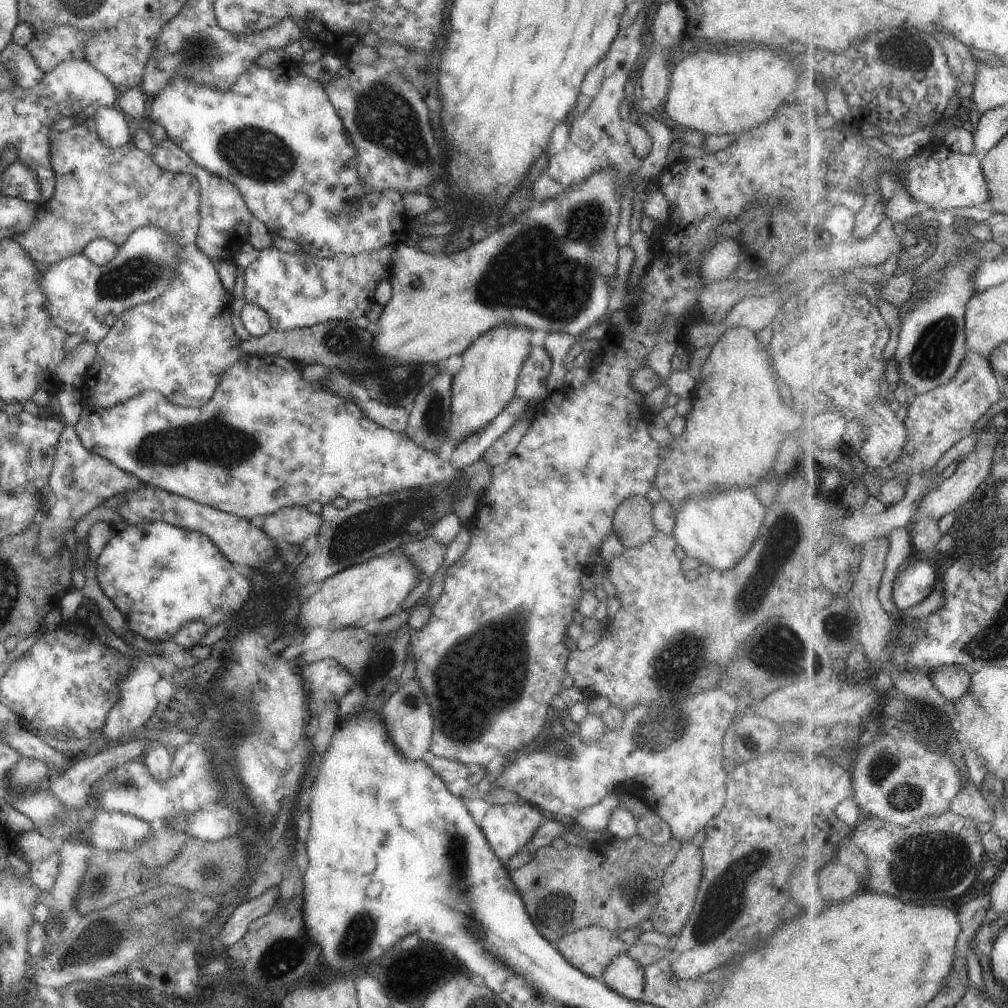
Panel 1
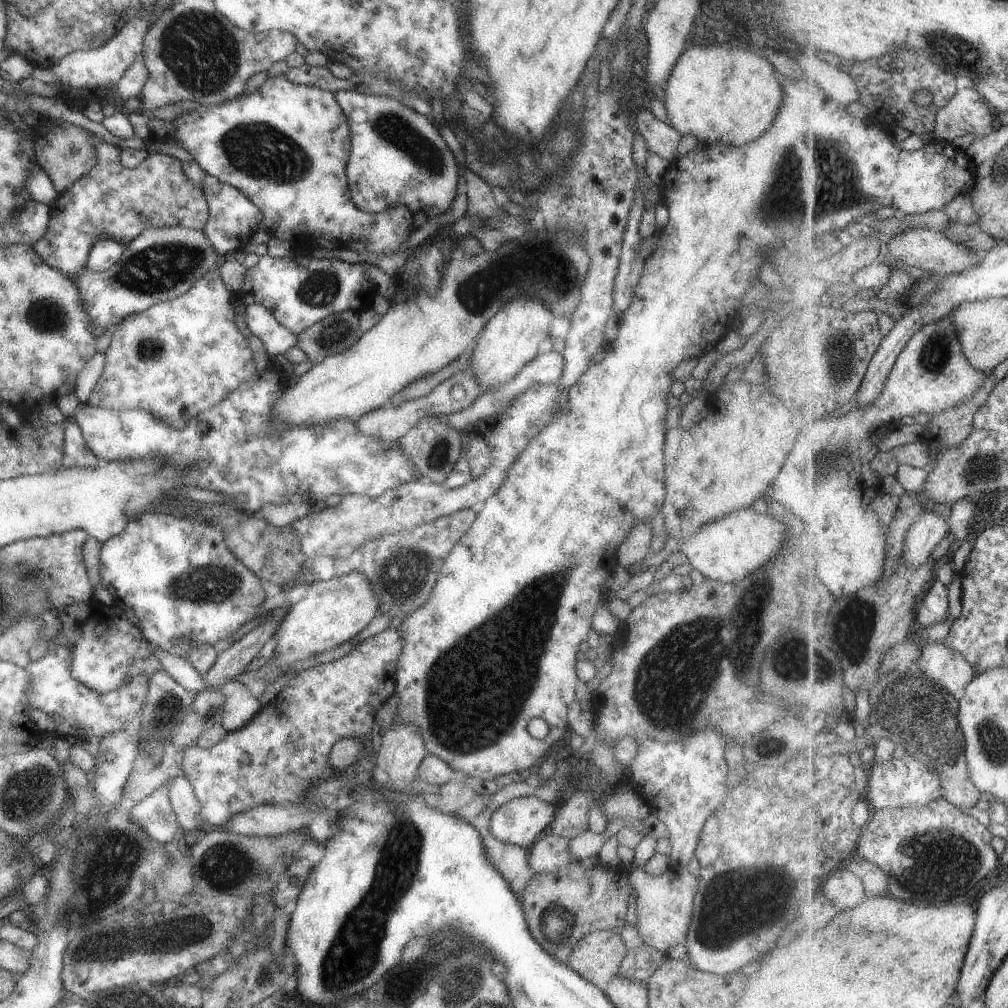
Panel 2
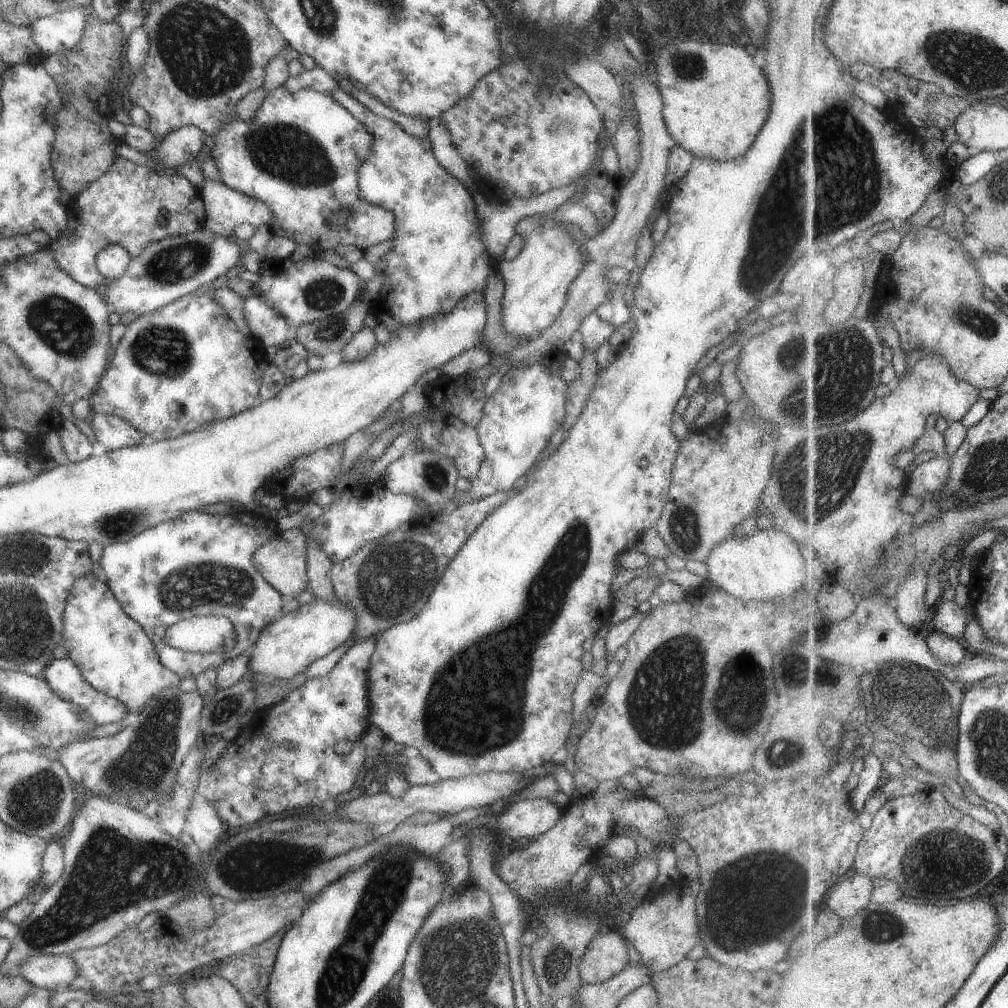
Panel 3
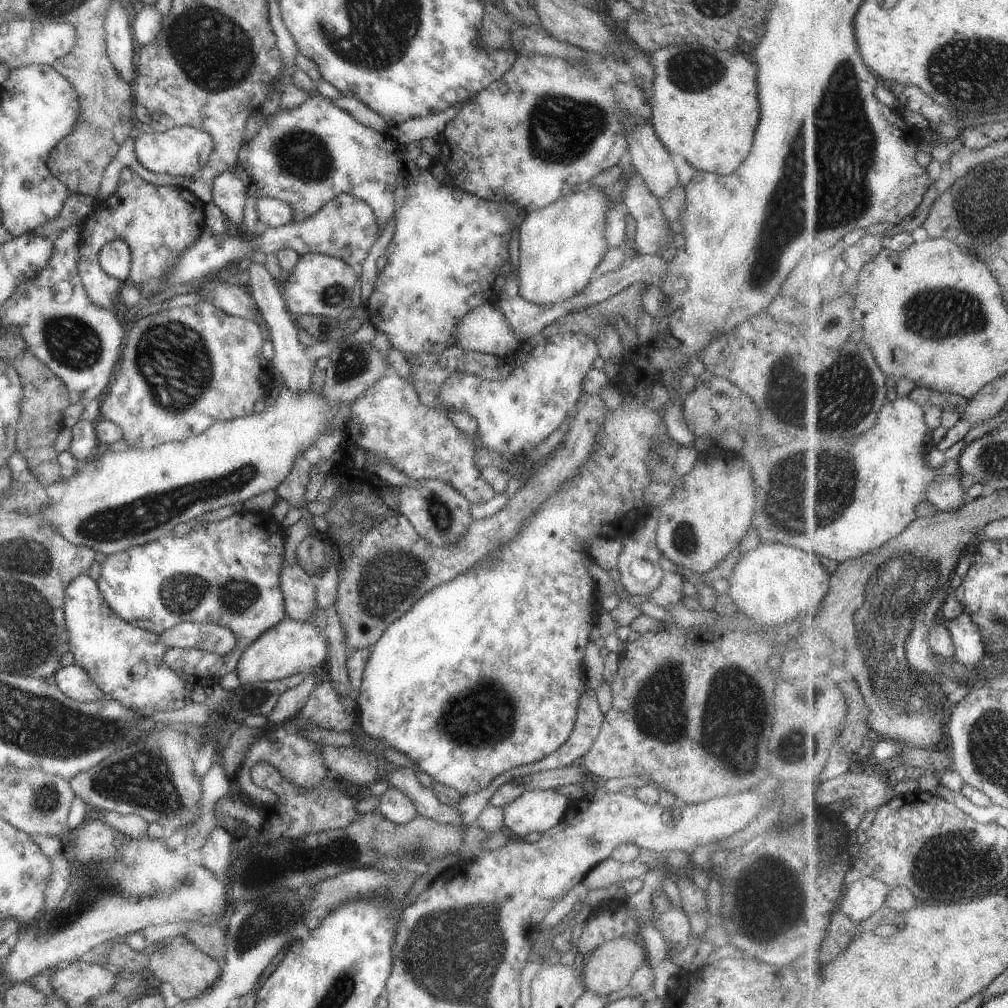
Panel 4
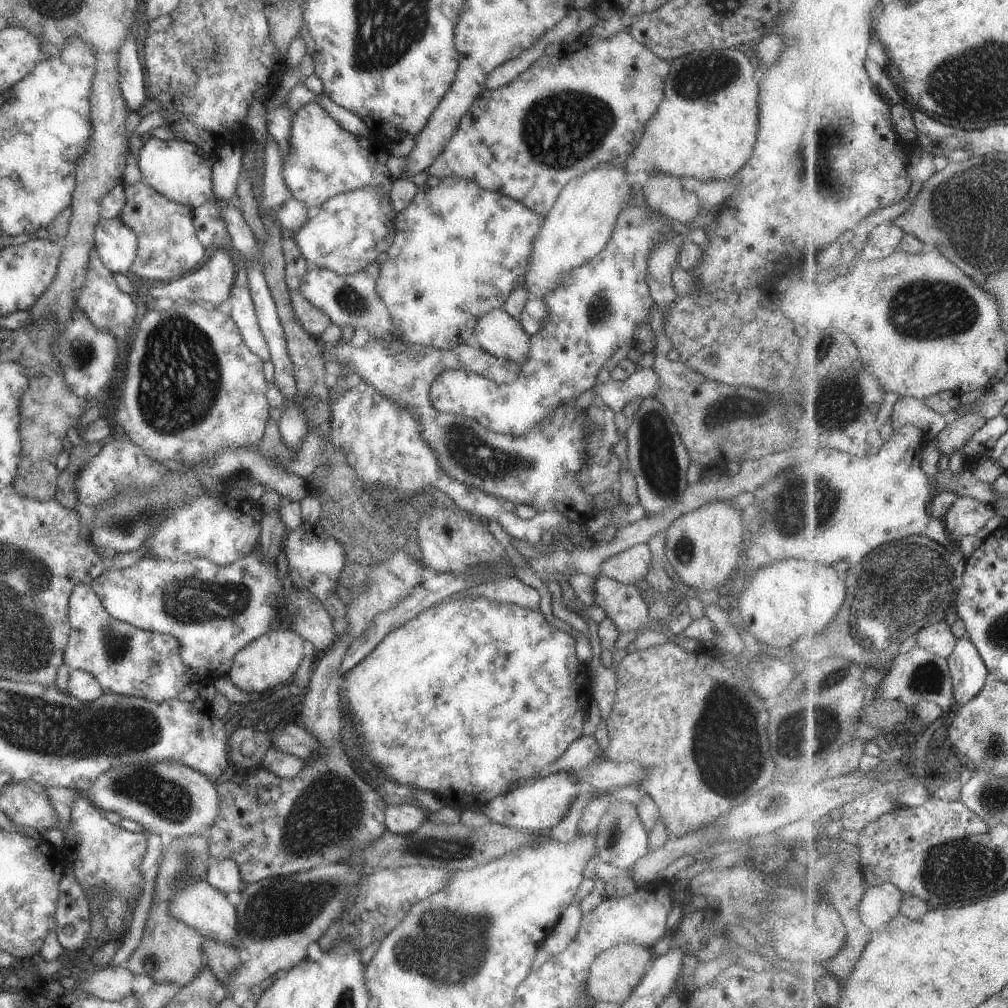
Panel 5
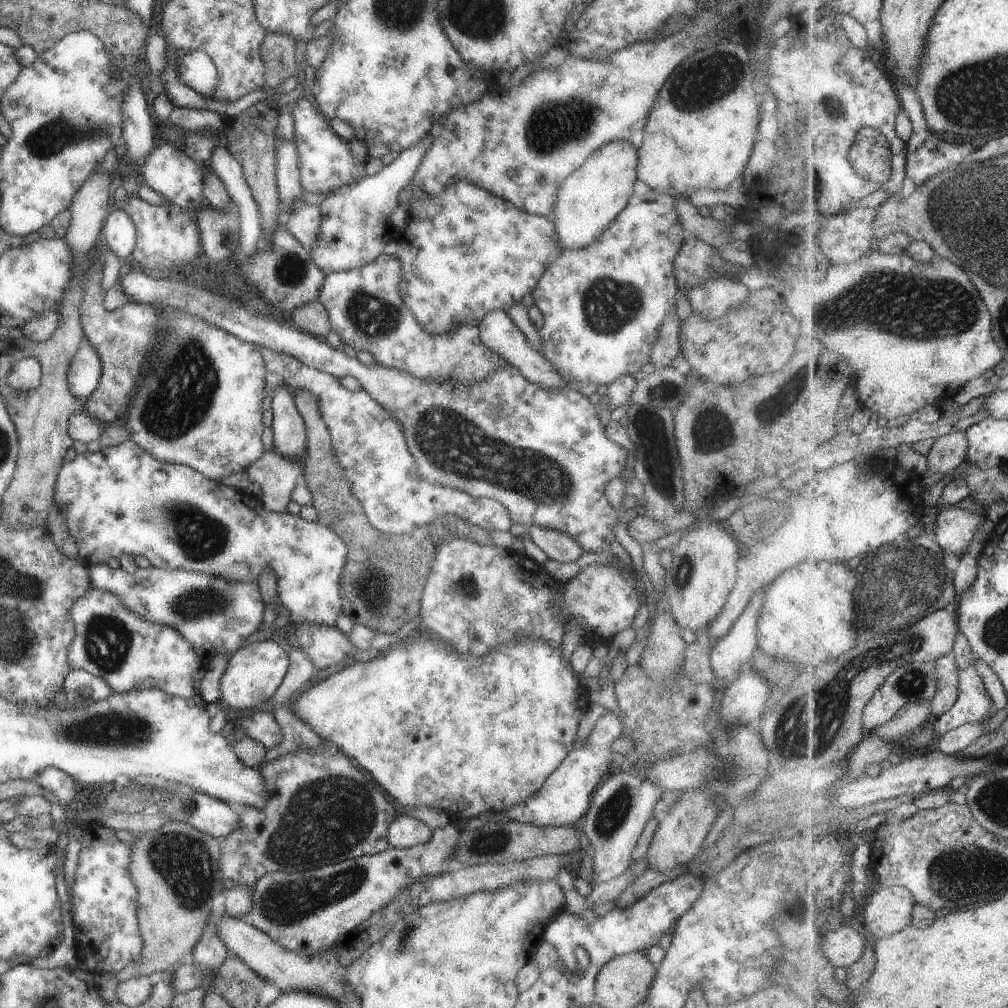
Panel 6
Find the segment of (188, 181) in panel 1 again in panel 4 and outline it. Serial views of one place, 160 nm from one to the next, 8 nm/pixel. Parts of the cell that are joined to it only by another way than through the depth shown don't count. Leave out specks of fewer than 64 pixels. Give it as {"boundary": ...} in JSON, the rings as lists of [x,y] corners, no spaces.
{"boundary":[[[123,168],[114,192],[97,204],[79,222],[76,269],[87,298],[98,307],[111,310],[119,302],[120,282],[107,276],[98,265],[99,249],[110,240],[123,239],[130,250],[127,278],[135,286],[156,283],[167,276],[176,259],[202,234],[204,202],[185,187],[147,183],[137,174]]]}

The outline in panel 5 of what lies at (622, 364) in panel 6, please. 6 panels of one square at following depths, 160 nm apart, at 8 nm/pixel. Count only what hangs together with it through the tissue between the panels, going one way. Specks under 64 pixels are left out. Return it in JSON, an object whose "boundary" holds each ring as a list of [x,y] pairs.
{"boundary":[[[647,204],[624,206],[616,216],[614,229],[611,231],[611,236],[606,242],[606,245],[597,254],[595,254],[593,258],[590,258],[587,262],[578,266],[577,269],[570,270],[567,274],[564,274],[560,278],[560,283],[548,295],[545,295],[542,298],[548,314],[546,323],[537,332],[534,332],[527,338],[529,345],[528,355],[525,362],[520,364],[519,374],[513,382],[510,382],[509,384],[495,384],[495,382],[490,381],[488,378],[469,373],[465,369],[447,369],[441,374],[438,374],[429,387],[428,397],[432,407],[435,410],[444,413],[451,412],[457,414],[457,416],[463,415],[472,418],[475,422],[479,423],[479,426],[482,426],[491,432],[497,433],[498,435],[503,433],[504,435],[518,437],[524,432],[527,432],[529,429],[532,429],[537,423],[540,423],[540,420],[545,418],[548,414],[551,414],[552,410],[555,410],[557,406],[572,403],[579,394],[588,388],[593,387],[597,373],[603,366],[606,366],[608,358],[617,350],[617,348],[625,343],[629,343],[630,341],[631,344],[634,344],[633,332],[635,332],[636,326],[641,324],[641,322],[645,322],[647,324],[647,314],[649,314],[652,306],[655,305],[652,296],[648,293],[648,286],[646,283],[646,268],[648,259],[650,258],[650,249],[652,248],[652,243],[654,241],[657,241],[660,237],[667,237],[673,232],[671,227],[664,224],[661,219],[655,219],[656,216],[660,215],[661,214],[659,214],[656,210],[653,210]]]}

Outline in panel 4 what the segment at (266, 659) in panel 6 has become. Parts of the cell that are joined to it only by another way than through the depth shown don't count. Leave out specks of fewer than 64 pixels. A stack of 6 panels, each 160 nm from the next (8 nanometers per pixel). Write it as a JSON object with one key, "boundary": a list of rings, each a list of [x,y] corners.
{"boundary":[[[285,615],[276,625],[260,634],[243,652],[234,671],[241,684],[276,681],[300,672],[321,669],[325,657],[325,638],[313,622],[293,620]]]}

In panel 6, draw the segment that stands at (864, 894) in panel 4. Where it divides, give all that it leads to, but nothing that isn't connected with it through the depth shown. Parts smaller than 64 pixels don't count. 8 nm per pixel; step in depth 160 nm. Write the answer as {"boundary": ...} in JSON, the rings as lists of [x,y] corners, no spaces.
{"boundary":[[[881,888],[865,898],[859,917],[878,940],[896,935],[911,925],[916,903],[908,888]]]}

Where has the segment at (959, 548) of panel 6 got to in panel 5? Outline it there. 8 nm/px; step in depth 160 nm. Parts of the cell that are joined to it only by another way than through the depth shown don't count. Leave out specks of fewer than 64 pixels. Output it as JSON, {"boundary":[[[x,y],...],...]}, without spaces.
{"boundary":[[[965,496],[955,501],[943,519],[949,538],[958,543],[969,534],[985,540],[1003,524],[1003,520],[991,505]]]}

